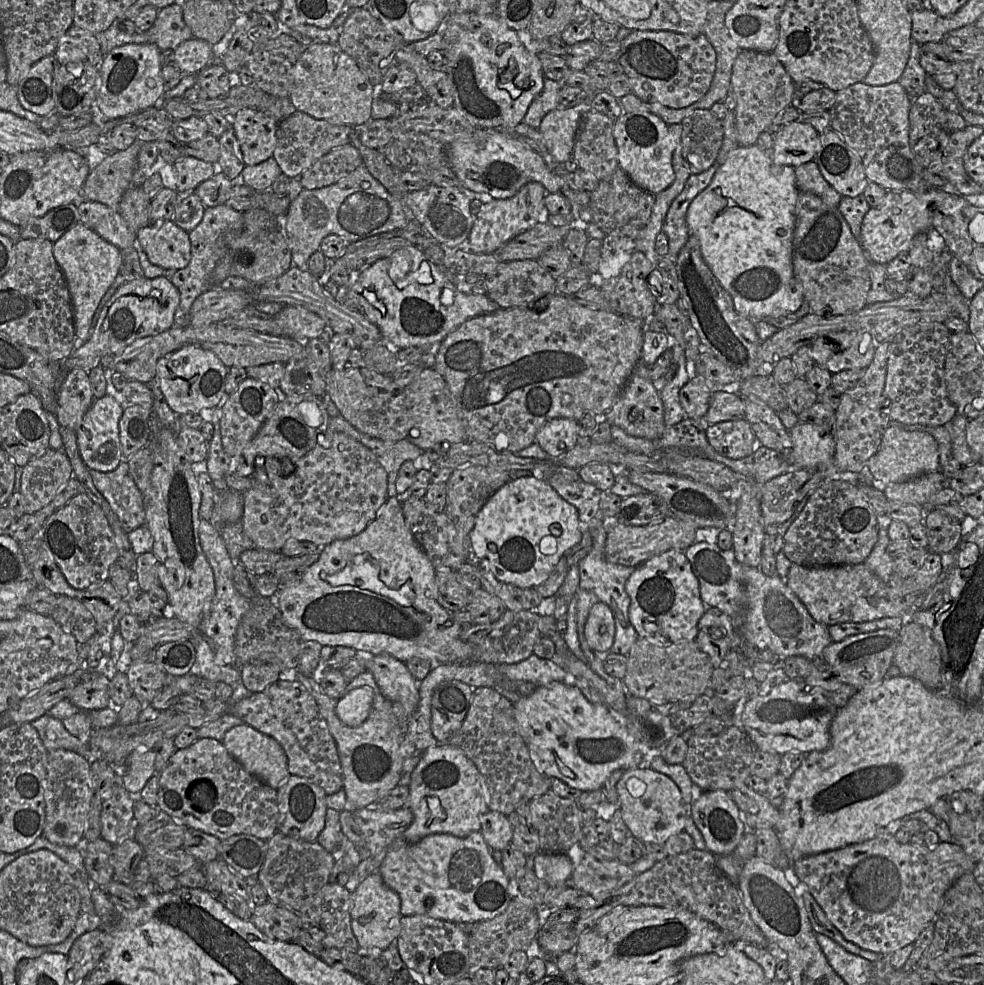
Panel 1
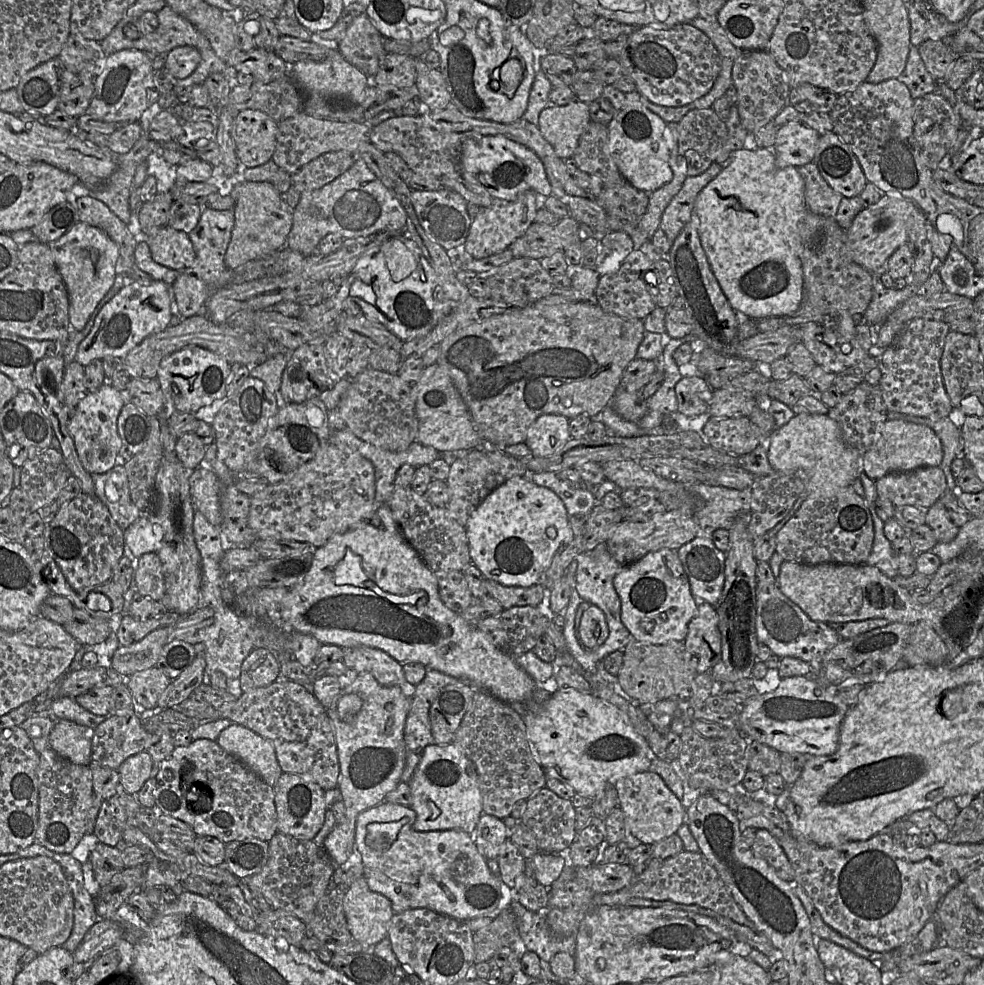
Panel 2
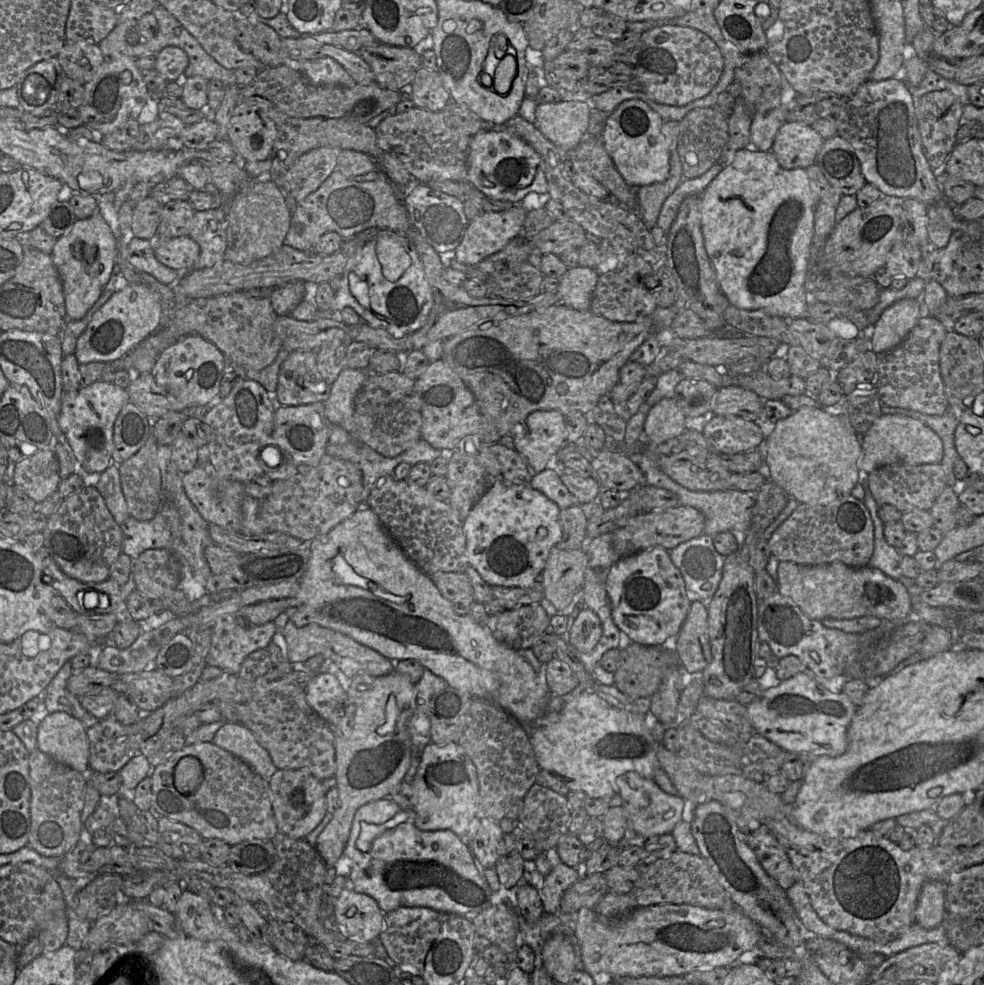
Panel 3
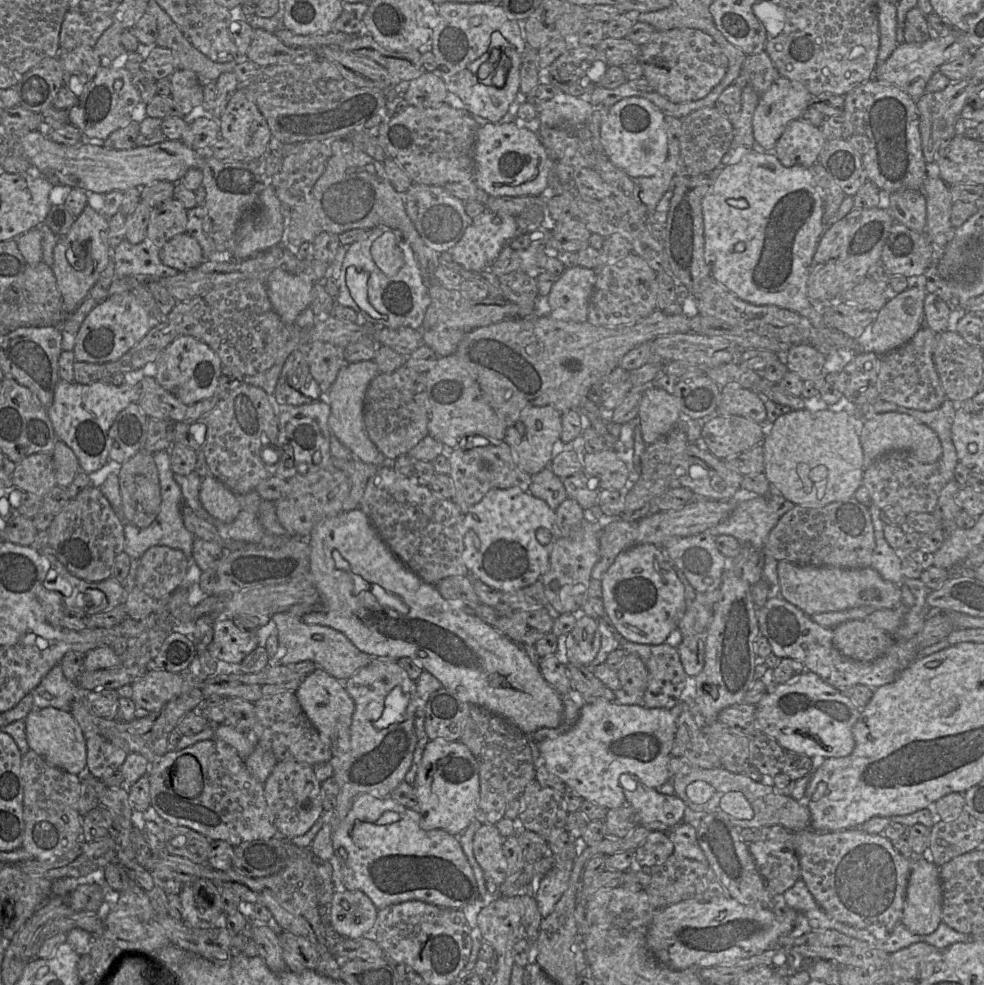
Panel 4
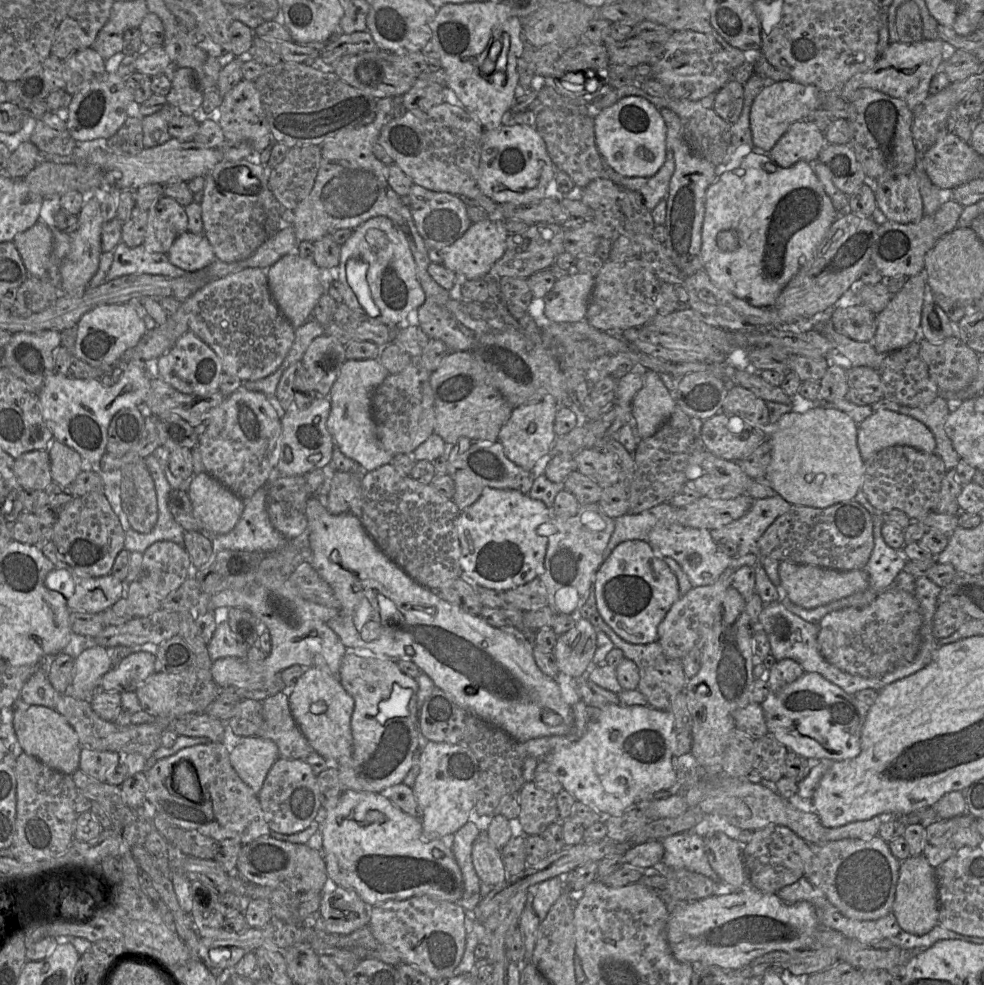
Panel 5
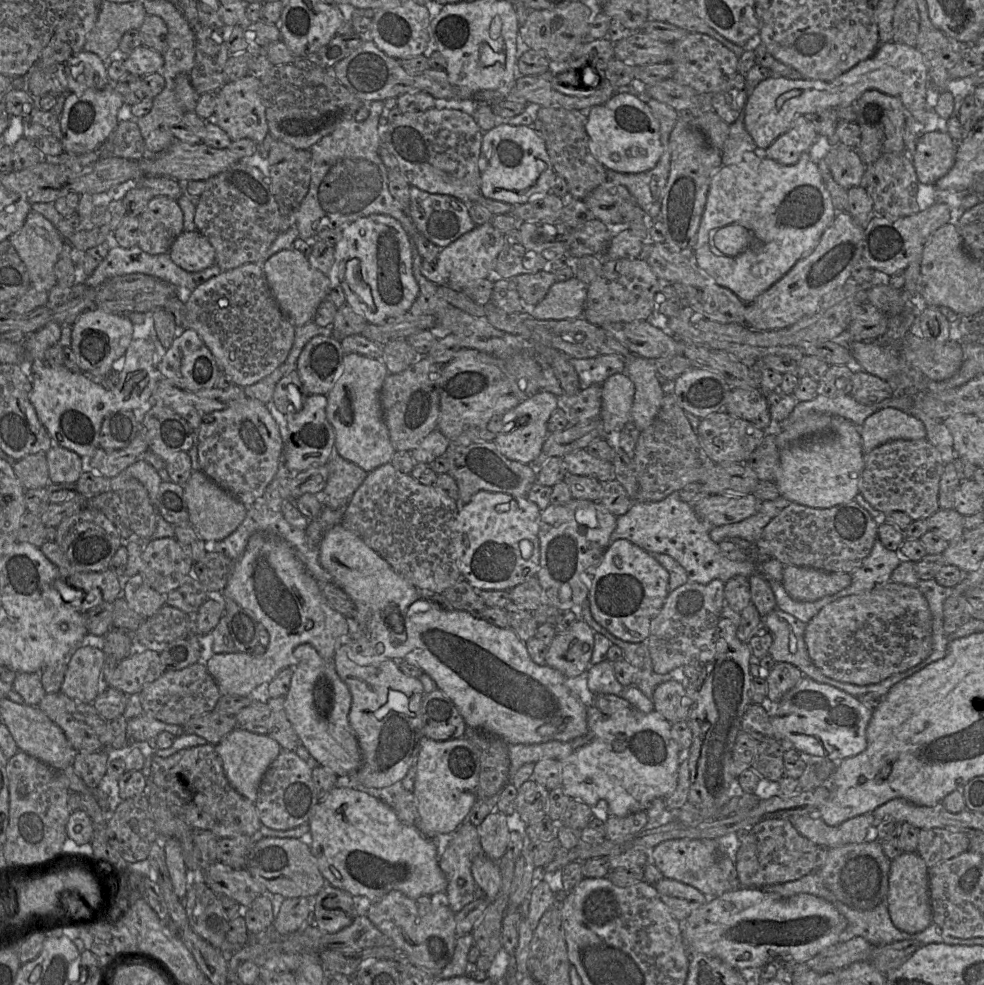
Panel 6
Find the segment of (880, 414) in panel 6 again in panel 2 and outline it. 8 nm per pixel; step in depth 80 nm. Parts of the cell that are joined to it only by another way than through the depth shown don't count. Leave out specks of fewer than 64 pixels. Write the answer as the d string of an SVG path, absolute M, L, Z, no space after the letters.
M887 420L878 426L872 444L862 455L862 472L876 481L892 472L906 472L918 467L939 467L942 459L942 444L932 429L904 420Z

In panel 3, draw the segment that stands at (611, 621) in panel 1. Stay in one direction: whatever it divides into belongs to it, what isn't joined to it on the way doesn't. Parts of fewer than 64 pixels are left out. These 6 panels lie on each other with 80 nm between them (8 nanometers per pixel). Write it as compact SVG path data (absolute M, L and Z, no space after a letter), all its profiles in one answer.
M584 608L566 634L566 640L579 653L591 652L601 640L602 624L597 614Z

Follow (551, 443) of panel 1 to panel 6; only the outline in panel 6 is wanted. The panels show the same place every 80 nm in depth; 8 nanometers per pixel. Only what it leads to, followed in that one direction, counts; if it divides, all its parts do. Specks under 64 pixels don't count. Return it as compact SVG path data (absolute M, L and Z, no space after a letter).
M540 391L531 398L520 402L497 419L497 435L494 443L508 459L531 465L540 455L549 434L547 423L553 412L558 409L558 397L547 391Z

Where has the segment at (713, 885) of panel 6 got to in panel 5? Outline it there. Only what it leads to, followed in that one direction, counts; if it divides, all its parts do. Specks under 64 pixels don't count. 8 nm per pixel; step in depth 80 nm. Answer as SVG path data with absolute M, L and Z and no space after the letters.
M692 830L668 836L662 840L662 863L673 869L686 869L702 874L715 882L719 877L709 864L704 839Z

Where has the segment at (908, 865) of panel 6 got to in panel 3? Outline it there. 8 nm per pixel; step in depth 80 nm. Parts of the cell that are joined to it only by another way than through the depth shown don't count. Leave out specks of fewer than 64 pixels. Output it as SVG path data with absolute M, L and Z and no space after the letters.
M928 881L920 891L915 909L915 923L925 929L933 929L945 918L945 890L943 881Z

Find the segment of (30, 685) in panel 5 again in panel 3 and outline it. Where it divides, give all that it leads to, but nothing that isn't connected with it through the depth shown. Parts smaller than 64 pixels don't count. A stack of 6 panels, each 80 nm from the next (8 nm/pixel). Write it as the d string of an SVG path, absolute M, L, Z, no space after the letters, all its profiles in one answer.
M66 662L50 684L45 688L44 706L48 713L65 712L82 722L86 729L94 726L99 719L89 713L81 704L80 698L70 693L67 683L73 669Z

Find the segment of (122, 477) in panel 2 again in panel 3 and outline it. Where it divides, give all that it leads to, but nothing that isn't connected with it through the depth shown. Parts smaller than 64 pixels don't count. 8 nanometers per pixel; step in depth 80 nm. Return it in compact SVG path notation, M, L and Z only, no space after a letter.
M114 463L111 464L101 473L98 483L93 487L104 498L115 521L119 525L123 525L131 515L122 490L119 466L116 466Z

